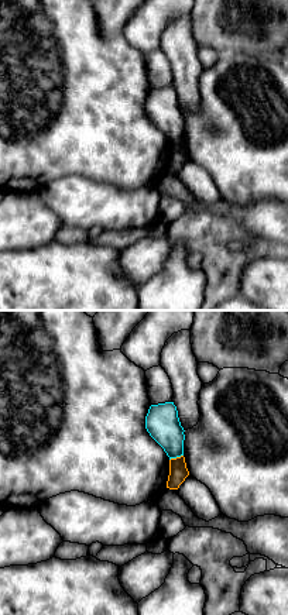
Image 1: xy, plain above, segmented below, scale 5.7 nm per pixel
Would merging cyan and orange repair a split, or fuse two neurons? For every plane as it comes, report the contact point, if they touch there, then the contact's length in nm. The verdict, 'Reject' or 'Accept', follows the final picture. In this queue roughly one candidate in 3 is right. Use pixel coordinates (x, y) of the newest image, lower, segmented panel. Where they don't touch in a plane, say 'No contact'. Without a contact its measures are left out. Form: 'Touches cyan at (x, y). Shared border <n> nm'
Touches cyan at (175, 457). Shared border 90 nm

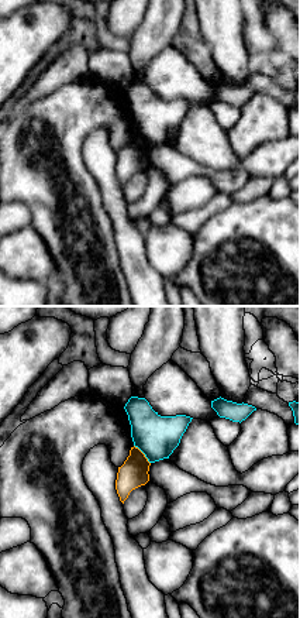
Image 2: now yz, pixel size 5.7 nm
Touches cyan at (144, 453). Shared border 140 nm

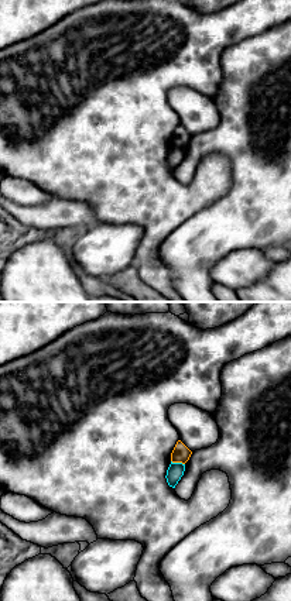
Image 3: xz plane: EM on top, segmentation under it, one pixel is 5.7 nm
Touches cyan at (178, 463). Shared border 80 nm

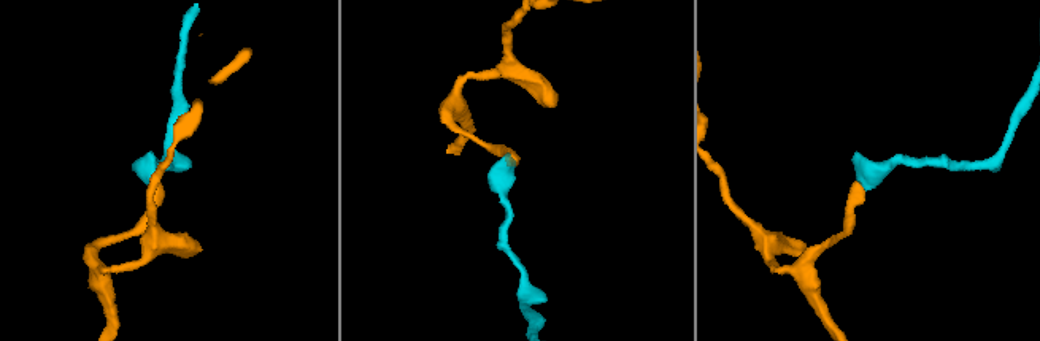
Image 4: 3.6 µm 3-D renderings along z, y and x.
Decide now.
Reject

